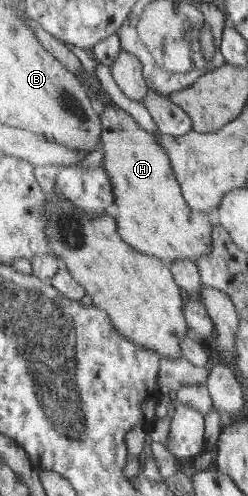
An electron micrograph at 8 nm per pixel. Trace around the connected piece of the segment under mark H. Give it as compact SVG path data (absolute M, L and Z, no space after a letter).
M108 107L101 110L103 123L104 170L112 178L113 189L116 195L116 205L119 215L119 234L132 247L146 255L160 258L168 267L176 260L188 258L196 261L201 255L209 254L214 247L213 226L208 221L208 214L190 208L183 197L183 188L179 184L172 168L170 157L164 147L156 143L154 134L147 133L135 117L124 108Z

